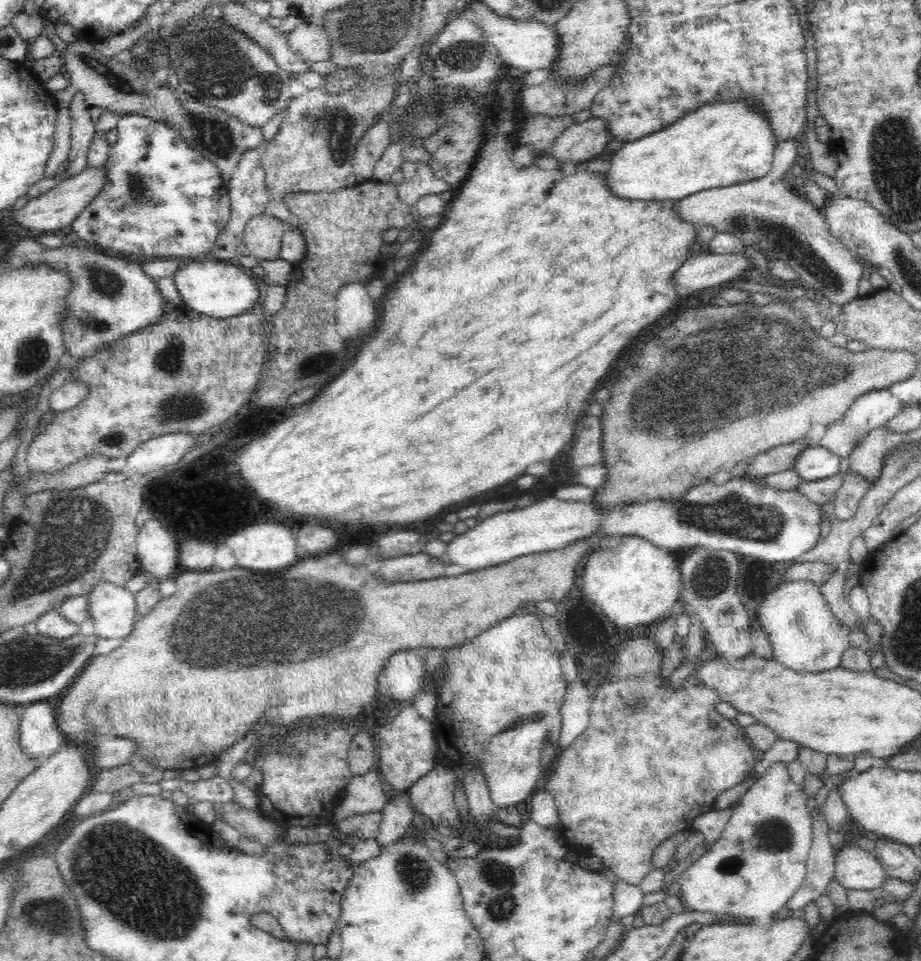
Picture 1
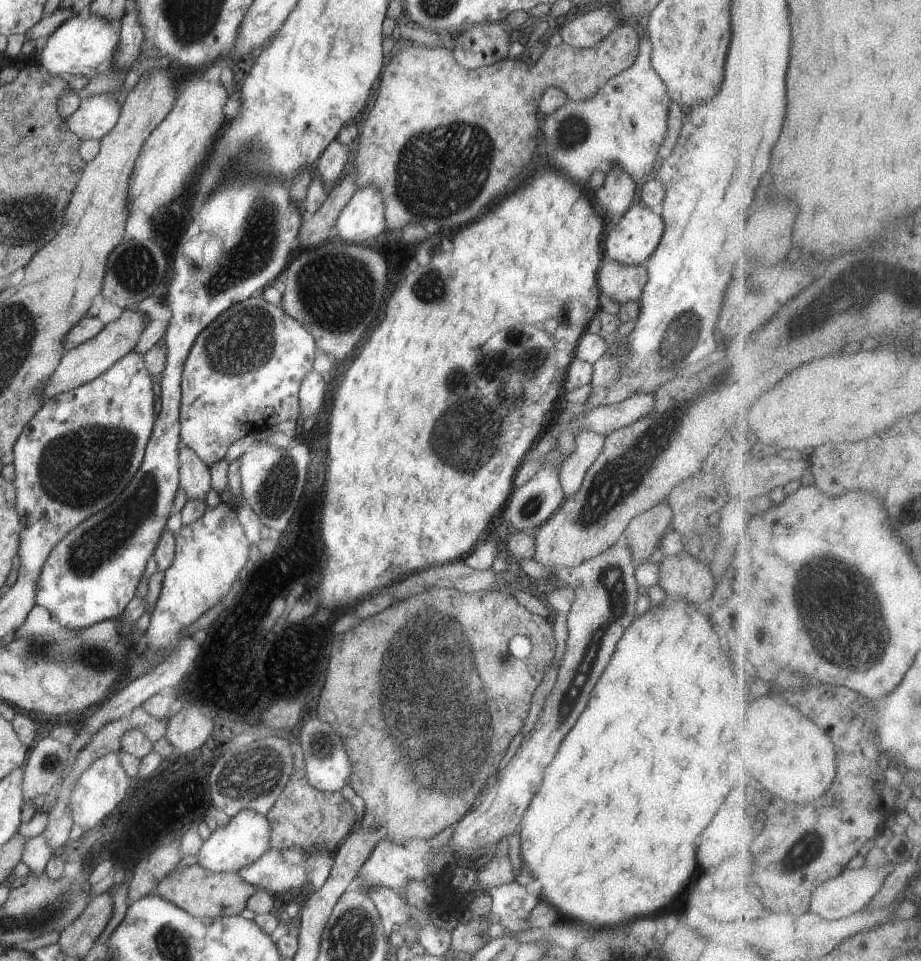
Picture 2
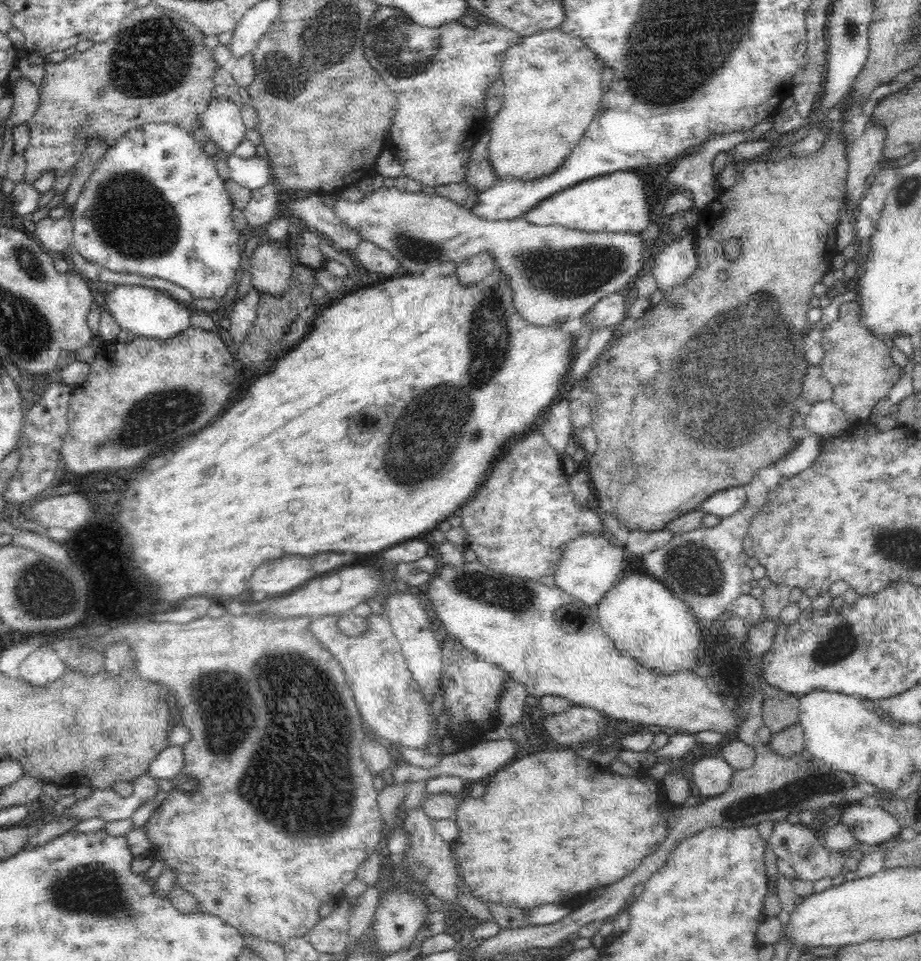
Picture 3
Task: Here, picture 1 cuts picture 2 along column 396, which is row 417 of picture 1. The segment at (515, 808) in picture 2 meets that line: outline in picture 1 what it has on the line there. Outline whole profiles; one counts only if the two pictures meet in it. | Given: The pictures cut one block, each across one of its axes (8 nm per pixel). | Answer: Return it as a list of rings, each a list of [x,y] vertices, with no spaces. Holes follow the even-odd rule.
[[[889,389],[867,392],[859,396],[850,405],[850,408],[840,421],[831,424],[825,435],[821,438],[820,445],[836,454],[836,456],[840,456],[845,462],[850,451],[862,442],[862,438],[865,438],[871,430],[886,425],[886,422],[898,414],[904,405]]]

